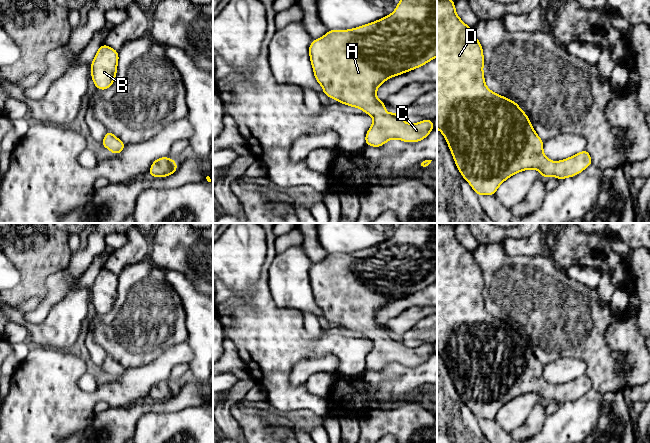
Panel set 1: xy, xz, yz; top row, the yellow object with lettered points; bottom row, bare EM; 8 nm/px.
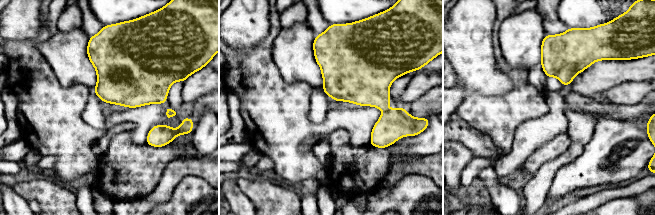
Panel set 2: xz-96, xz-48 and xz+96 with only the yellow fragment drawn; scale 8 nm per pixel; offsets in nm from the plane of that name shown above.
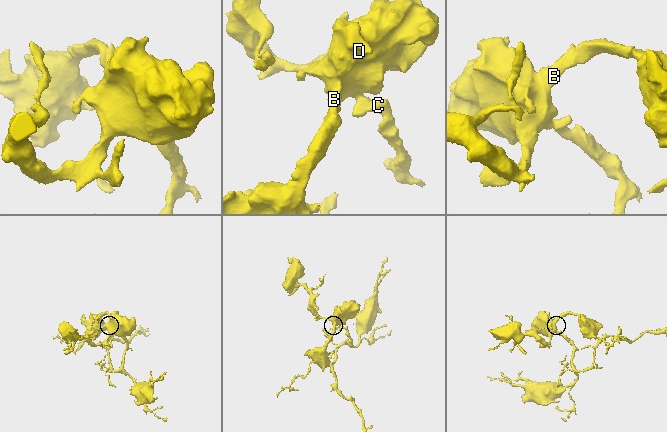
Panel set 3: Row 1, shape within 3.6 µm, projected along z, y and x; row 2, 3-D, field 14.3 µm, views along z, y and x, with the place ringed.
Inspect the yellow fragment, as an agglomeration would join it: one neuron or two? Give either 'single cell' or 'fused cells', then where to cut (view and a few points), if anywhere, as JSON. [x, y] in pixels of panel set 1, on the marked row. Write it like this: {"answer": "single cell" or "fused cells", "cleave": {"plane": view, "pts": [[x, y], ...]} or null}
{"answer": "single cell", "cleave": null}

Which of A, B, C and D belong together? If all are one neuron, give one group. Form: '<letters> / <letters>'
A B C D

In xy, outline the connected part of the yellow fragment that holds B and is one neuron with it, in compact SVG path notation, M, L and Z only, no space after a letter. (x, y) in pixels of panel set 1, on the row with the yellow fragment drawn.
M102 44L91 63L92 80L99 90L106 90L113 85L119 60L118 51Z

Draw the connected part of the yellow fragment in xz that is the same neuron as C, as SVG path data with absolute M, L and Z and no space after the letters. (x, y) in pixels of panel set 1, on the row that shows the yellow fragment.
M401 0L396 6L394 12L390 15L383 17L375 22L356 27L350 30L328 30L328 32L320 39L312 40L309 46L310 61L313 67L313 72L316 81L322 86L323 93L329 98L336 99L338 103L342 103L348 106L360 108L365 114L373 116L373 124L369 128L365 136L365 144L372 147L380 147L391 139L399 139L404 142L419 142L425 139L428 134L434 130L433 120L426 119L415 124L406 123L397 113L390 112L385 114L386 105L384 102L377 98L376 90L387 79L393 76L401 75L405 72L414 70L428 63L432 59L437 57L437 0Z

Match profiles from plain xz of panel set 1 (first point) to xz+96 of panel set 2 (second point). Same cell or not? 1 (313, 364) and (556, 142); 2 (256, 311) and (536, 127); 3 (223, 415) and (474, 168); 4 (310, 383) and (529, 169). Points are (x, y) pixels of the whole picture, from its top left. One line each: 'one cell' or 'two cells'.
1: two cells
2: two cells
3: two cells
4: one cell

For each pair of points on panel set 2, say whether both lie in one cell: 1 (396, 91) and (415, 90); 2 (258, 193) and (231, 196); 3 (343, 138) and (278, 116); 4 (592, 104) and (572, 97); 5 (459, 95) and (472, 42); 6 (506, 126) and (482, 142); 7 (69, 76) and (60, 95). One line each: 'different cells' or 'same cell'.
1: different cells
2: different cells
3: different cells
4: same cell
5: same cell
6: different cells
7: different cells

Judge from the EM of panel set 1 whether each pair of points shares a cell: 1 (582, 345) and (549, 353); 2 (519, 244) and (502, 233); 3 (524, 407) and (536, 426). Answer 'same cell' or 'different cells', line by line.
1: same cell
2: different cells
3: different cells

